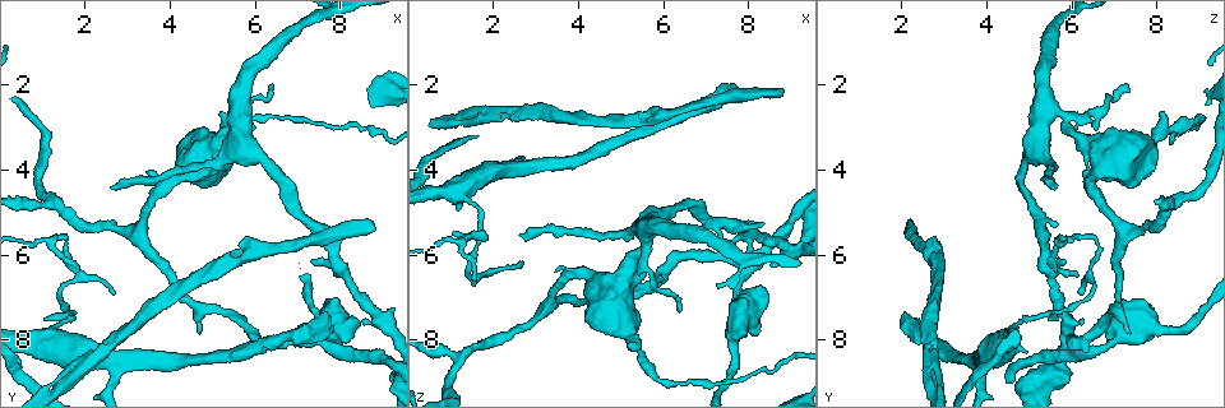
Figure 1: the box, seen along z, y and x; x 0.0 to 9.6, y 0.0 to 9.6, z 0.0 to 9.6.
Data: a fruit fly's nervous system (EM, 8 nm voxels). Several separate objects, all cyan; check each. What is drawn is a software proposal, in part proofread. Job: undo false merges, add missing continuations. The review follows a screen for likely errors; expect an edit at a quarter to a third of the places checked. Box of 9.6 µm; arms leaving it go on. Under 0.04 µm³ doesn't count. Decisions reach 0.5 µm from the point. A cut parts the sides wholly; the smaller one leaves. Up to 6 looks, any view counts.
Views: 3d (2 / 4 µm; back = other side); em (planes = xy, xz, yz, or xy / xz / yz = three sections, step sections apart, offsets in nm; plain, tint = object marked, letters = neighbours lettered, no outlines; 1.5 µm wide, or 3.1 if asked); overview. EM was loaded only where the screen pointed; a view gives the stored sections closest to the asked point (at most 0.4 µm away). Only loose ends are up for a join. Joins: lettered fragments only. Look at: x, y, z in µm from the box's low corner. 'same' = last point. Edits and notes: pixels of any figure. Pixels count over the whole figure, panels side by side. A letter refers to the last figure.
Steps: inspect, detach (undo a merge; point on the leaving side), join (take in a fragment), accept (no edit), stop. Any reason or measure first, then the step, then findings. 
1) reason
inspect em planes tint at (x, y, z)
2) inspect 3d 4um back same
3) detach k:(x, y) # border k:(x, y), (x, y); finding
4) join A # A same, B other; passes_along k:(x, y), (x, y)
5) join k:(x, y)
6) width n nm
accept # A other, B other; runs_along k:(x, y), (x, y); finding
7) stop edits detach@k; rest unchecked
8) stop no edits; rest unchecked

calibre changes
inspect 3d 2um at (7.70, 7.75, 8.15)

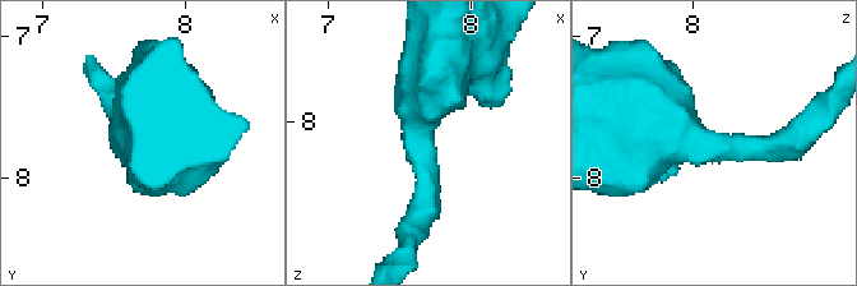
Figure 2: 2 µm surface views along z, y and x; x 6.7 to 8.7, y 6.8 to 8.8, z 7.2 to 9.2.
arm_widths 190, 550 nm
inspect em planes tint at (7.64, 7.76, 8.16)

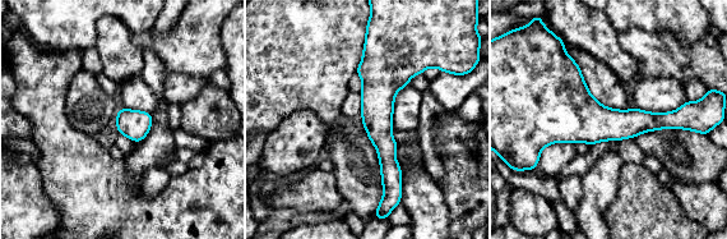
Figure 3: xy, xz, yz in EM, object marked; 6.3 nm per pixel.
inspect em planes letters same

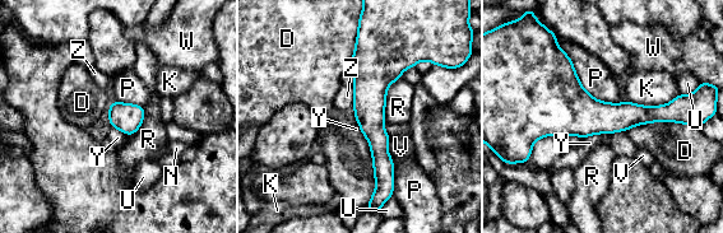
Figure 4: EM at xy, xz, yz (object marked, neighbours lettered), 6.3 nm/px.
accept # D other, K other, N other, P other, R other, U other, V other, W other, Y other, Z other; border 4:(555, 41), (593, 97), (620, 103); continuous, no second neuron

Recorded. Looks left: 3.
inspect 3d 2um at (7.65, 7.40, 2.05)

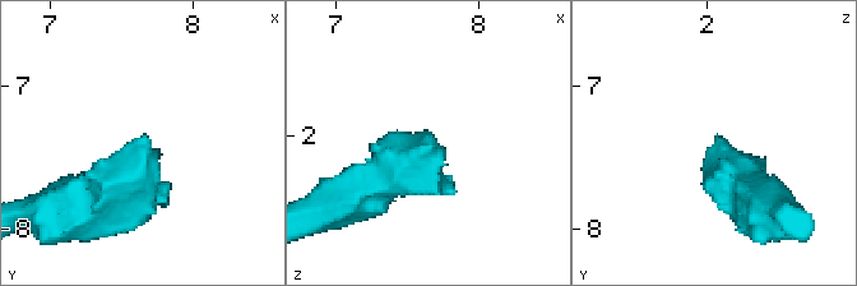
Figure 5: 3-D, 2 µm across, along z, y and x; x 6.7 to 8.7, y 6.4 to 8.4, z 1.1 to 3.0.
inspect em planes letters at (7.66, 7.38, 2.08)

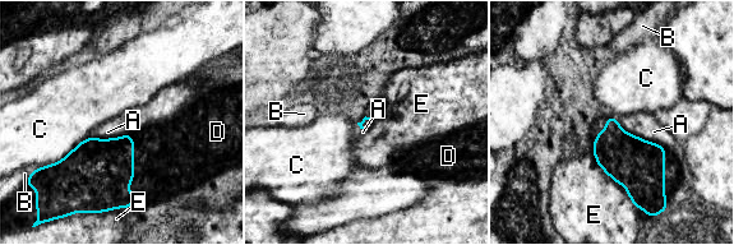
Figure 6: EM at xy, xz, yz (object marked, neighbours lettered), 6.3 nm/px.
longest_contact E 460 nm
join D # A other, B other, C other, D same, E other; it goes on there

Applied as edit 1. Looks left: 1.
stop edits join@6; rest unchecked

